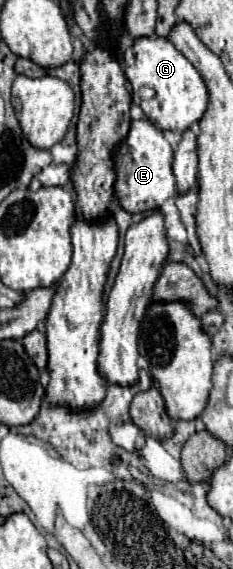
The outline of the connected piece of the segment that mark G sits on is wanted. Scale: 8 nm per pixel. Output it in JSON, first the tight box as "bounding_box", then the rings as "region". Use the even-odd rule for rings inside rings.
{"bounding_box":[122,35,208,133],"region":[[[158,35],[134,39],[134,43],[122,51],[122,69],[132,85],[134,103],[140,105],[144,115],[162,131],[170,129],[182,133],[204,115],[208,105],[206,85],[194,65],[172,45],[170,39]],[[140,87],[152,87],[156,91],[156,101],[140,101]]]}

